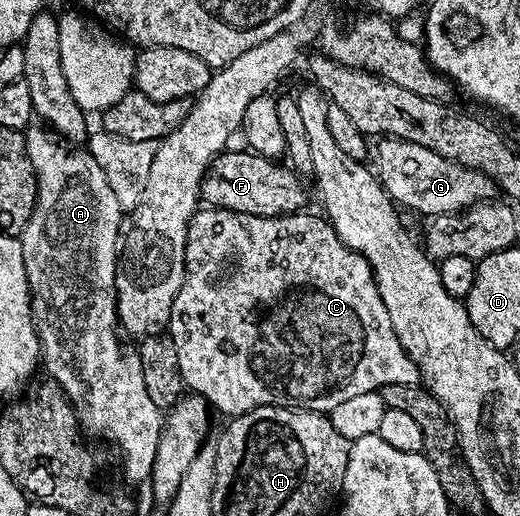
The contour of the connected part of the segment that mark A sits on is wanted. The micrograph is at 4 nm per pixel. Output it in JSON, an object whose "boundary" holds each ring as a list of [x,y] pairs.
{"boundary":[[[32,126],[24,132],[26,142],[26,154],[30,154],[32,167],[36,174],[36,205],[30,214],[30,222],[26,222],[24,231],[20,233],[18,239],[22,246],[22,262],[26,270],[26,282],[28,292],[32,296],[32,320],[36,323],[36,333],[40,339],[40,359],[42,368],[54,382],[62,386],[64,393],[68,395],[68,401],[72,404],[72,409],[76,411],[76,420],[81,429],[97,432],[100,436],[105,436],[108,440],[113,440],[120,447],[120,456],[124,459],[124,476],[128,480],[147,481],[152,474],[154,458],[158,454],[158,442],[160,441],[160,429],[164,426],[165,417],[158,406],[154,406],[150,393],[146,391],[146,381],[142,379],[142,362],[135,351],[127,352],[120,345],[121,333],[118,331],[118,321],[116,319],[116,239],[122,213],[118,206],[118,198],[114,198],[114,190],[110,190],[110,182],[106,182],[106,174],[102,174],[102,166],[83,147],[73,146],[65,142],[55,132],[47,127]]]}

